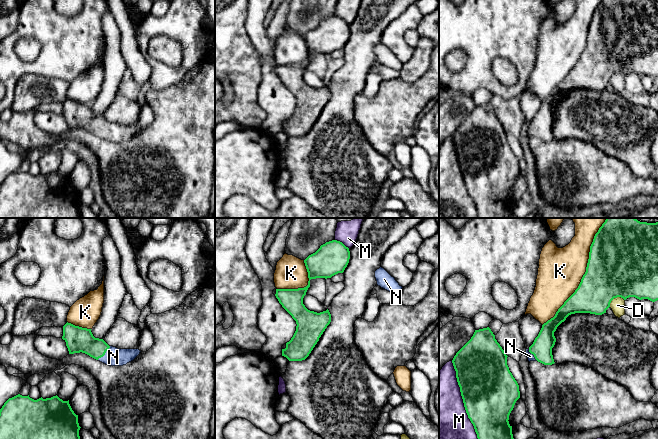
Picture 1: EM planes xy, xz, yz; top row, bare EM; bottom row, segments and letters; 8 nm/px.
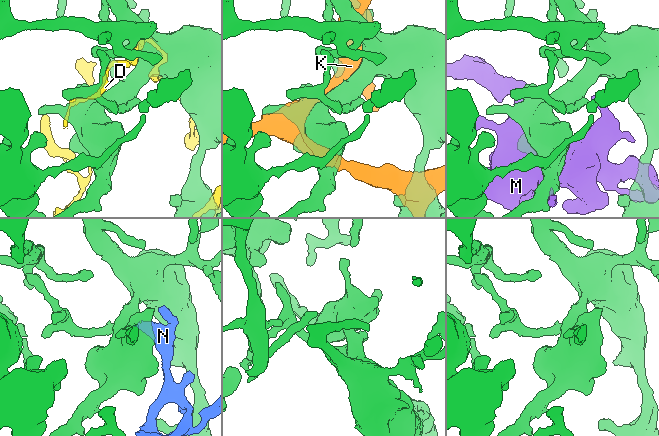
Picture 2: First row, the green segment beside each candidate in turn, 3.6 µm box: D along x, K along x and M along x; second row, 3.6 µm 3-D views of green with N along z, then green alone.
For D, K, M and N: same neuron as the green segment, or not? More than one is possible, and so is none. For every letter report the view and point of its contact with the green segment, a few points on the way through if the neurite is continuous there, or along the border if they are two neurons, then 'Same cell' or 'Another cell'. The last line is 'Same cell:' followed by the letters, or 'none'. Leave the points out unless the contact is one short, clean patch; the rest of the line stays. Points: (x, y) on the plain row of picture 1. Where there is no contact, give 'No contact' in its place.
D: Touches green at yz (615, 73). Another cell
K: Touches green at yz (583, 52). Another cell
M: Touches green at yz (463, 177). Another cell
N: Touches green at xy (104, 130). Path across: xy (78, 115), (99, 125), (104, 130), (113, 133). Same cell
Same cell: N

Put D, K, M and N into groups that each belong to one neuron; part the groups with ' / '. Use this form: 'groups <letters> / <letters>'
groups D / K / M / N

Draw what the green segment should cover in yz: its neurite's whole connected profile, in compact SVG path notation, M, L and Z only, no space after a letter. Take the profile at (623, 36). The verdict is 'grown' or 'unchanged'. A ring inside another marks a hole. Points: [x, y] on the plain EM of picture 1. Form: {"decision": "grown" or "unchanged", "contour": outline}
{"decision": "grown", "contour": "M602 0L590 22L586 48L578 64L558 85L555 92L542 101L533 120L526 125L528 137L538 137L544 141L554 140L552 124L556 118L554 108L557 103L571 90L602 91L610 83L611 77L617 73L624 76L629 73L635 73L639 76L648 75L652 78L658 76L658 0Z"}

